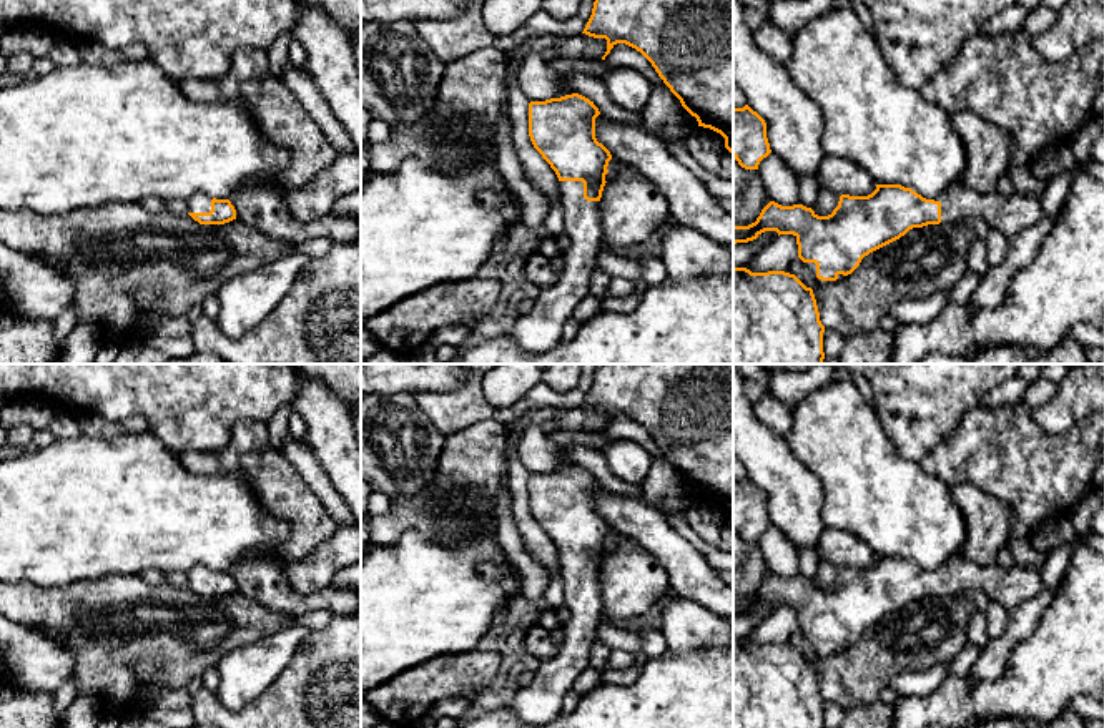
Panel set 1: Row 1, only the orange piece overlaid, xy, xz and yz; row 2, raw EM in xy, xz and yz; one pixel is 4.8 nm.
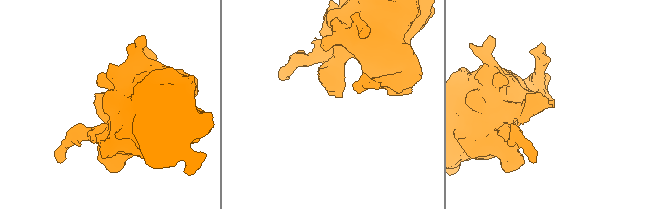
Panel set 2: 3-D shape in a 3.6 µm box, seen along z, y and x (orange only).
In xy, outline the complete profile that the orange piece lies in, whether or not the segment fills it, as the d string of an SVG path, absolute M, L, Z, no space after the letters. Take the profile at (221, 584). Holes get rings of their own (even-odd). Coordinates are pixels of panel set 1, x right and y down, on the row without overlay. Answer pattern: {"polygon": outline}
{"polygon": "M195 565L186 575L188 587L200 597L224 597L236 592L236 582L229 572Z"}

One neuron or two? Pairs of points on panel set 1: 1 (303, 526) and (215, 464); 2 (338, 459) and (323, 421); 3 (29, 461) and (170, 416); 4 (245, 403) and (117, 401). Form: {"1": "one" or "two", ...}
{"1": "one", "2": "one", "3": "two", "4": "one"}

